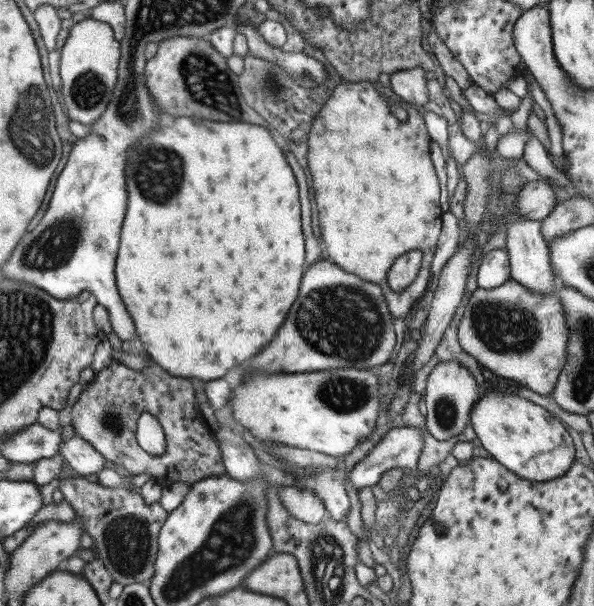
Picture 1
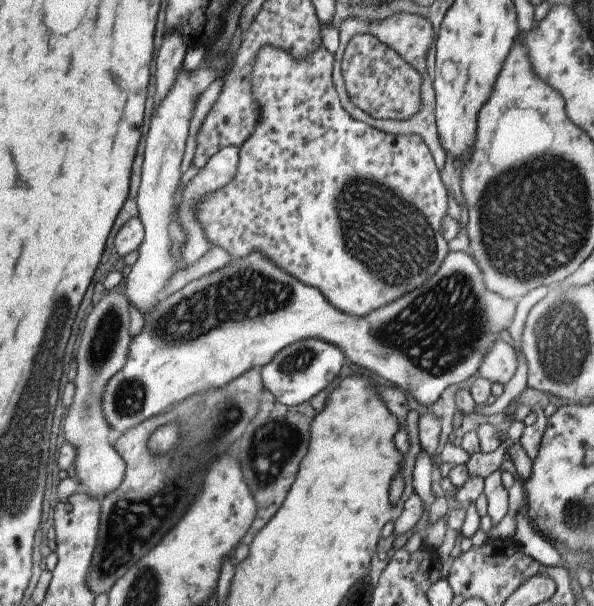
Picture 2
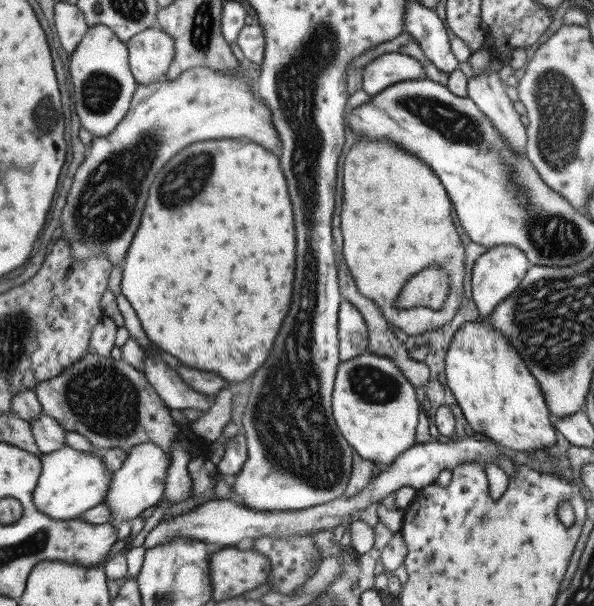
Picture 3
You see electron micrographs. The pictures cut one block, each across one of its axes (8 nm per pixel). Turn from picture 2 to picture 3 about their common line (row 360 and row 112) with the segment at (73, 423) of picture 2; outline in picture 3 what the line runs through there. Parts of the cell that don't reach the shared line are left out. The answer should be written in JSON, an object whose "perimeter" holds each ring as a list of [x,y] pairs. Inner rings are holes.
{"perimeter":[[[103,25],[89,27],[69,56],[69,72],[73,83],[73,106],[80,126],[93,137],[108,135],[128,109],[136,86],[128,65],[126,43],[121,43]]]}

